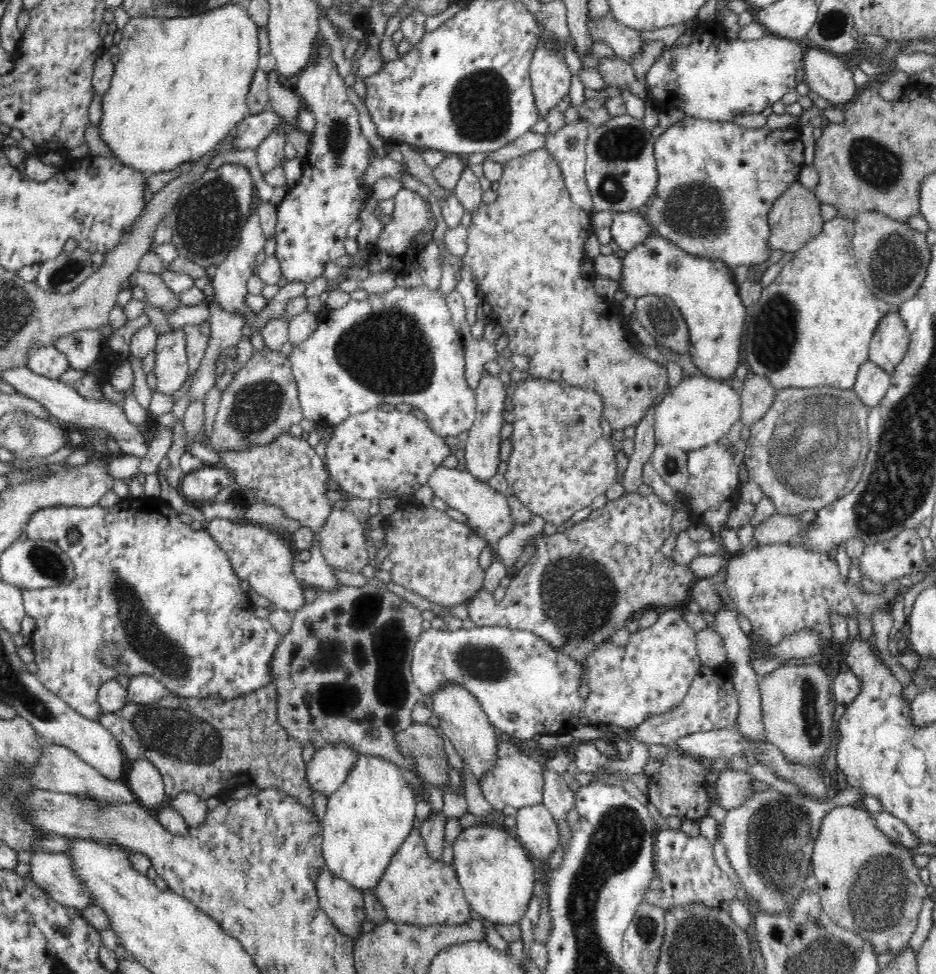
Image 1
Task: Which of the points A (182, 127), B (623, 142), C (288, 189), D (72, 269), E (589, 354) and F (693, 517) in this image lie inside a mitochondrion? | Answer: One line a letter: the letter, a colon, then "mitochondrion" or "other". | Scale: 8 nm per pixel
A: other
B: mitochondrion
C: other
D: mitochondrion
E: other
F: other

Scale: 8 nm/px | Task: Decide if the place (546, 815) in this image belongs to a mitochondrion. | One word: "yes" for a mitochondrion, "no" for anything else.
no

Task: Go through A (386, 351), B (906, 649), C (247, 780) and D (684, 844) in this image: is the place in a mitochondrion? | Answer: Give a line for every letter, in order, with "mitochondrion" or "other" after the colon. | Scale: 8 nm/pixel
A: mitochondrion
B: other
C: other
D: other

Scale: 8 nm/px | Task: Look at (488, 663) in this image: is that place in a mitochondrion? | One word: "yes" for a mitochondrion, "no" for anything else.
yes

